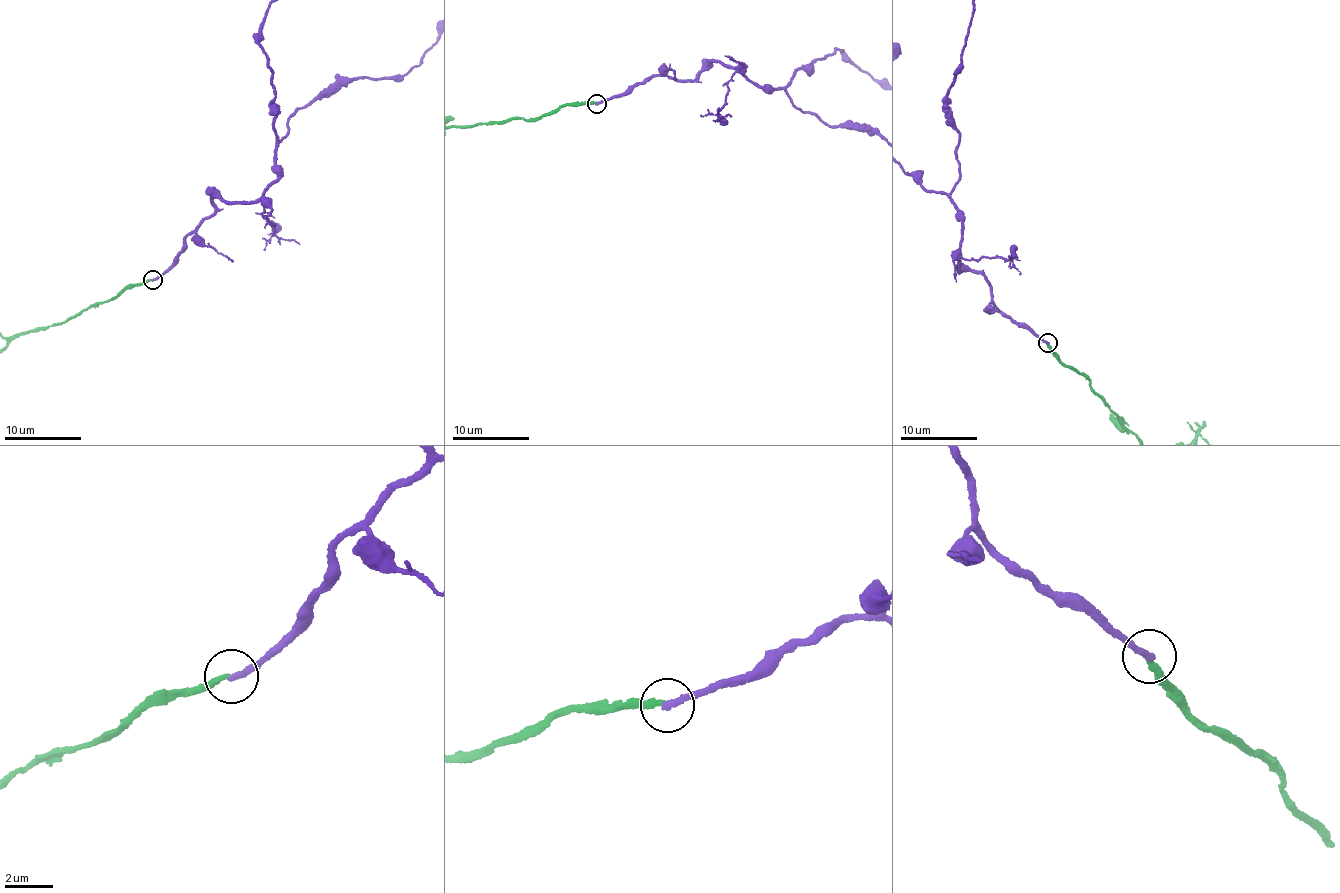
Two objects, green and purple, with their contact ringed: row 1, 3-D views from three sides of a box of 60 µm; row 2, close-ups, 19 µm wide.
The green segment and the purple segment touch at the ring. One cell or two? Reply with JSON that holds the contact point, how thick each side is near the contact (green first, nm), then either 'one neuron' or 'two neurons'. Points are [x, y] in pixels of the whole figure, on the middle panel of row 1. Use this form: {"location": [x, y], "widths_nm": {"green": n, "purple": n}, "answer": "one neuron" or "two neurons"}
{"location": [597, 103], "widths_nm": {"green": 240, "purple": 260}, "answer": "two neurons"}

